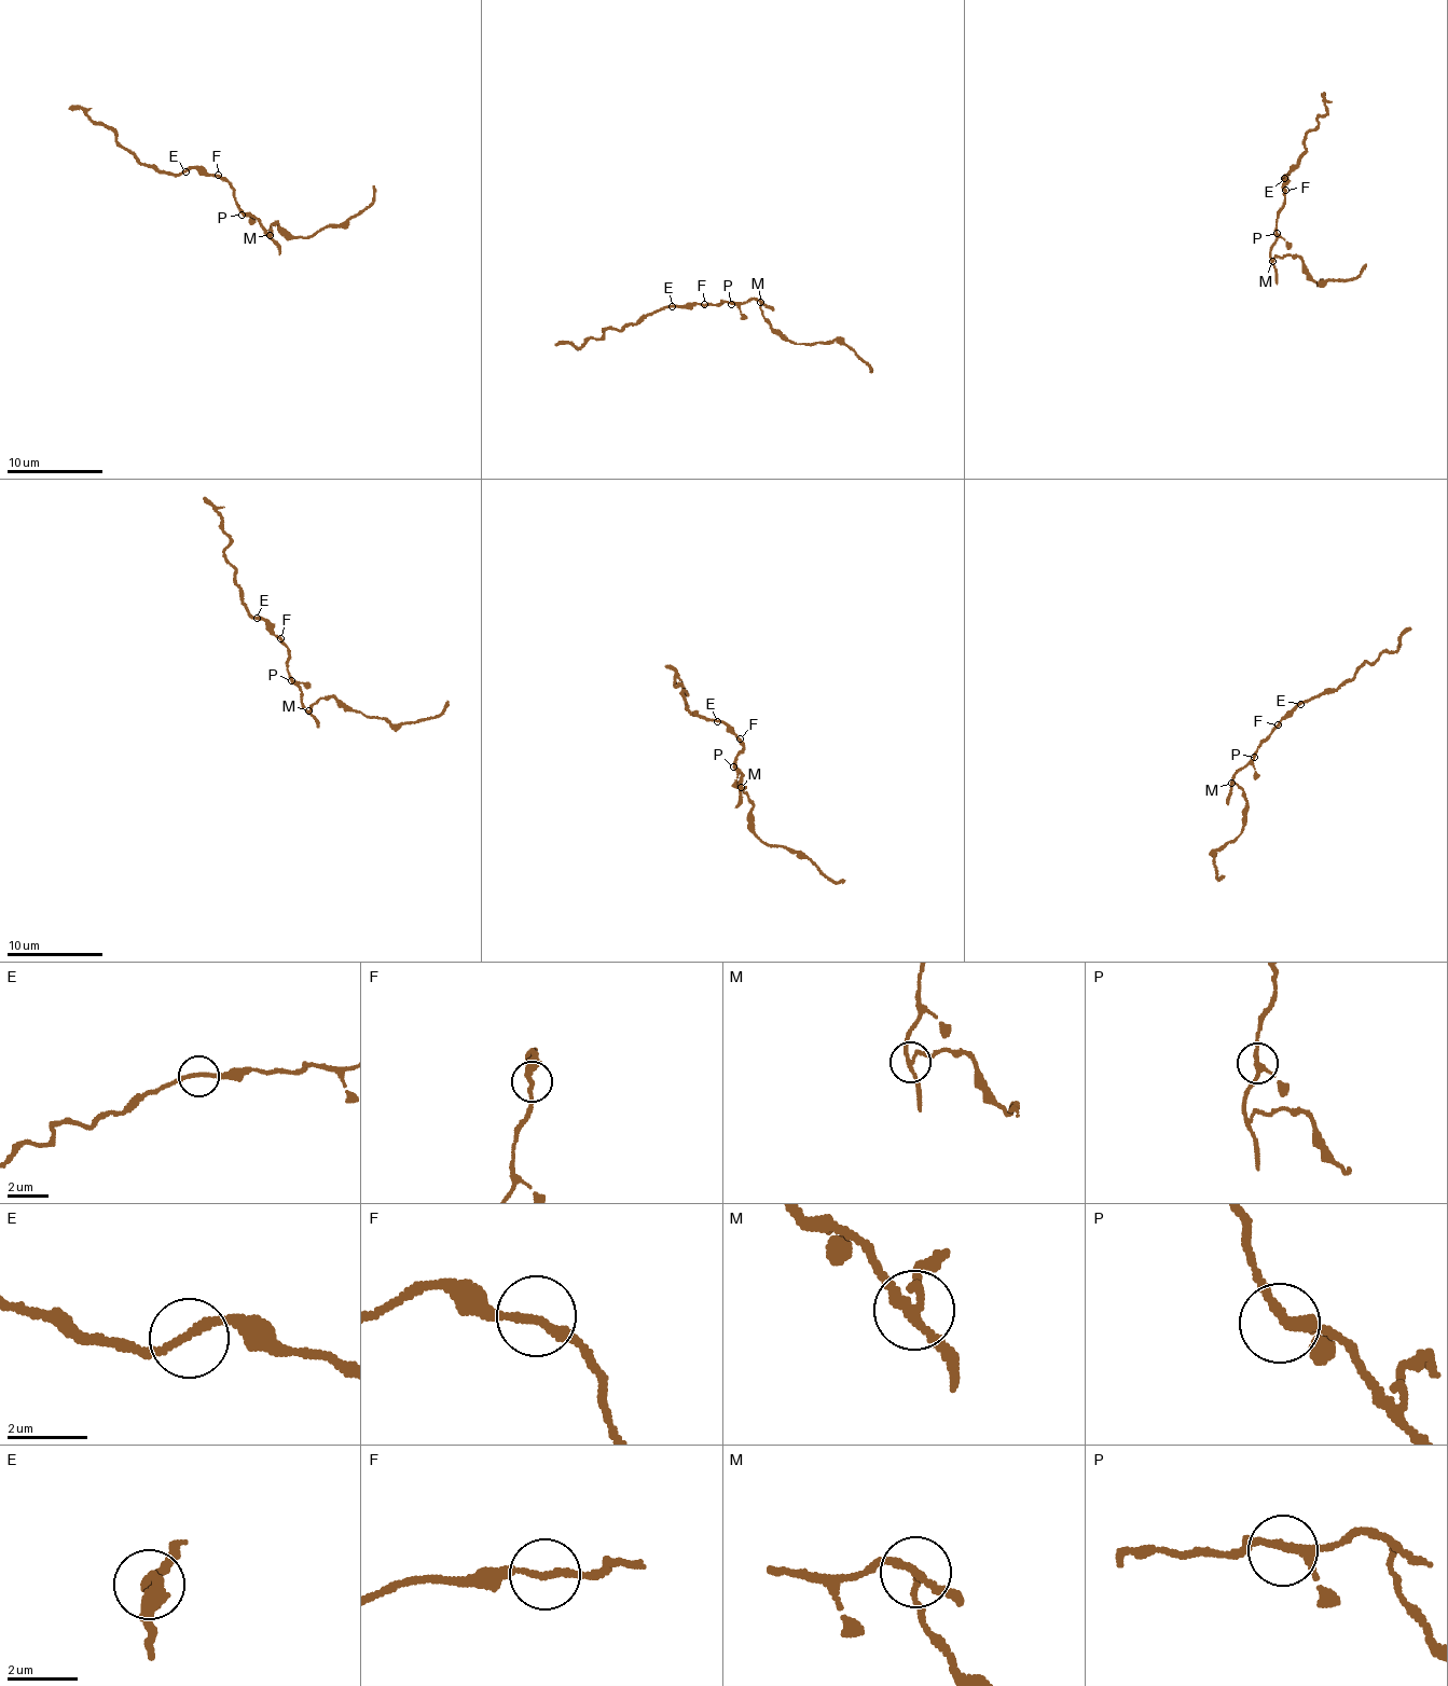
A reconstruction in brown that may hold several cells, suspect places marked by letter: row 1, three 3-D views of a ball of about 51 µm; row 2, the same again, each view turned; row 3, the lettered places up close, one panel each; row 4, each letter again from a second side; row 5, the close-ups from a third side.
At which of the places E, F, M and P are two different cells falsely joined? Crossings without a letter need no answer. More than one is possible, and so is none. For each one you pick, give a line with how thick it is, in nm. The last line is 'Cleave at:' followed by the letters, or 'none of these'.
M: 190 nm thick
Cleave at: M

